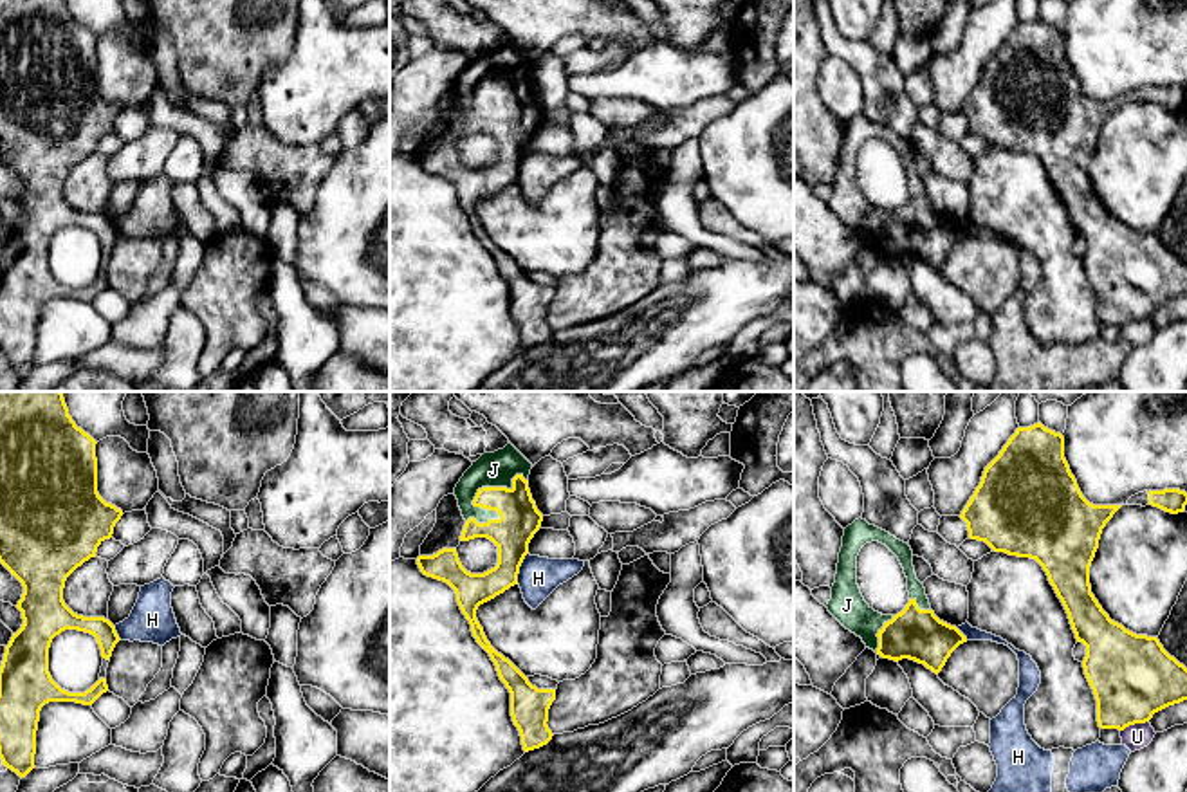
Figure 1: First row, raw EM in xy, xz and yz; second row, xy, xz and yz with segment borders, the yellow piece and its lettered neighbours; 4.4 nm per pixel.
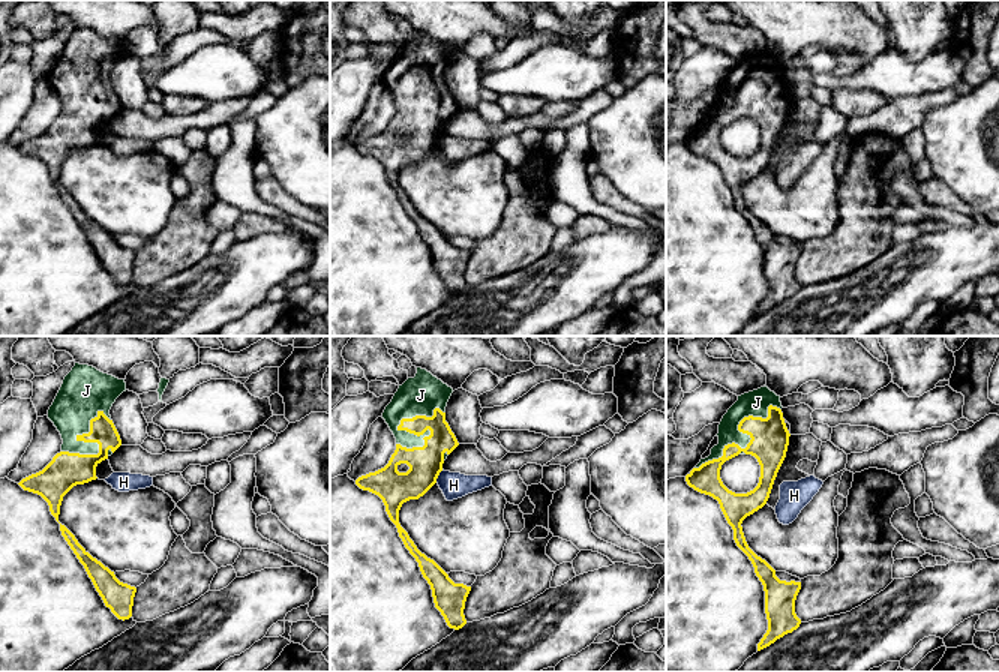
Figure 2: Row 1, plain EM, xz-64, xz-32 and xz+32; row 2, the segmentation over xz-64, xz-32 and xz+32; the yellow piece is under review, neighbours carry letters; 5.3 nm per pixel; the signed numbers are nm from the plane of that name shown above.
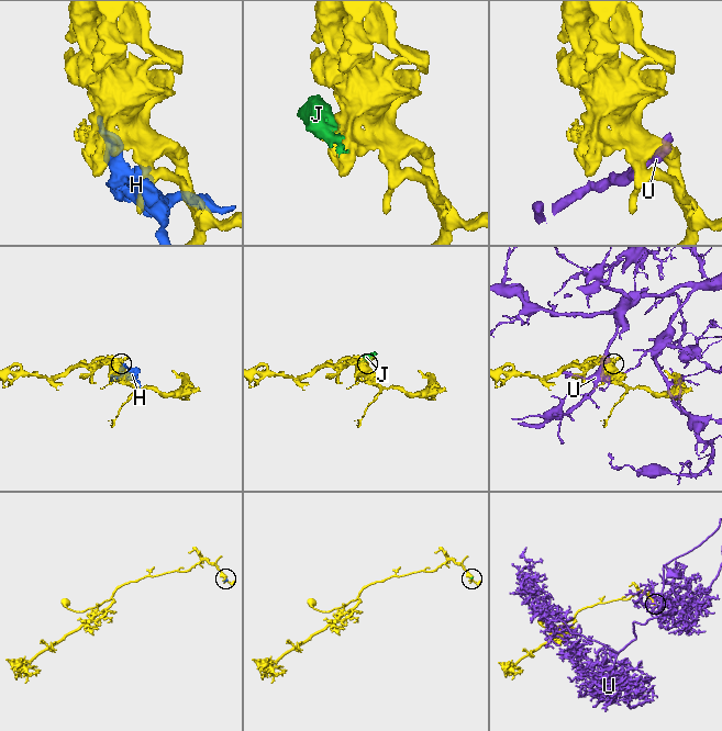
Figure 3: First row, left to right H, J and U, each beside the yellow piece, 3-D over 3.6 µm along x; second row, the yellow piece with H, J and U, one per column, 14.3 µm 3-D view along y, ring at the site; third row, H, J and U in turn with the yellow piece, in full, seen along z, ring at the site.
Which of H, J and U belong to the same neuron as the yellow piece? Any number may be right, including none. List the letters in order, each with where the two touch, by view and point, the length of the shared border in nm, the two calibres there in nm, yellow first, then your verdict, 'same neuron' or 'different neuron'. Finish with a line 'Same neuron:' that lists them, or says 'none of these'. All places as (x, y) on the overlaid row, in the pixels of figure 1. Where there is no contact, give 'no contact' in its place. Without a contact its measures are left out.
H: xz (518, 569) | 150 nm | 180/180 nm | different neuron
J: xz (473, 500) | 340 nm | 180/160 nm | same neuron
U: yz (1133, 724) | 140 nm | 380/120 nm | different neuron
Same neuron: J

